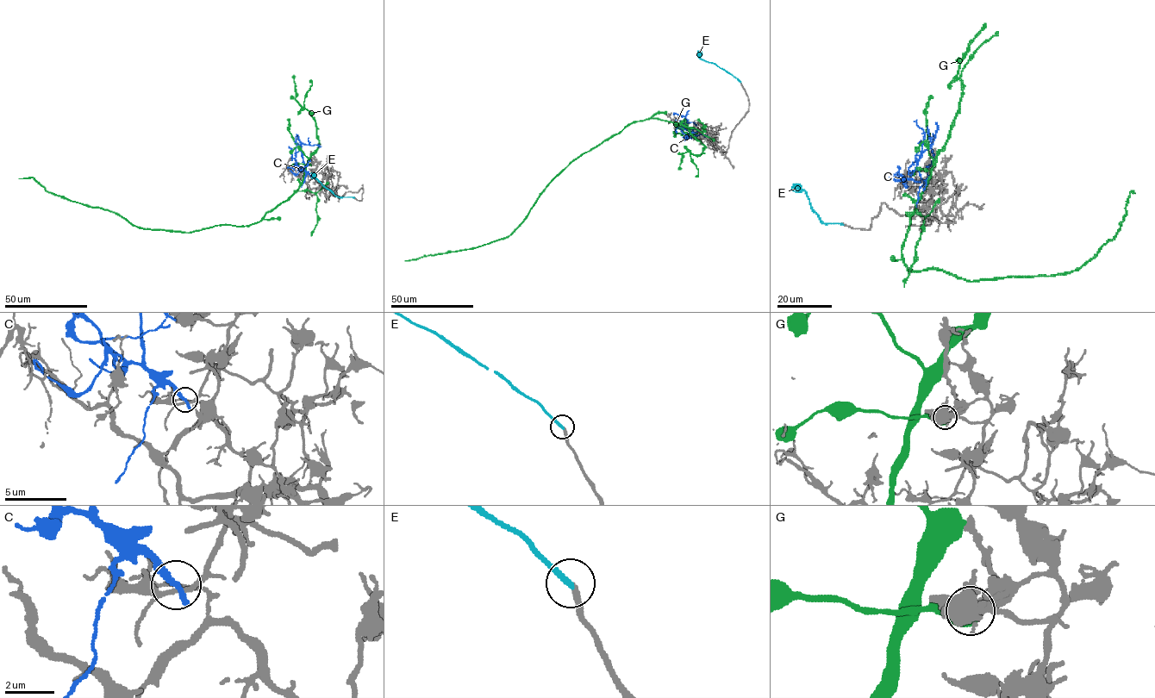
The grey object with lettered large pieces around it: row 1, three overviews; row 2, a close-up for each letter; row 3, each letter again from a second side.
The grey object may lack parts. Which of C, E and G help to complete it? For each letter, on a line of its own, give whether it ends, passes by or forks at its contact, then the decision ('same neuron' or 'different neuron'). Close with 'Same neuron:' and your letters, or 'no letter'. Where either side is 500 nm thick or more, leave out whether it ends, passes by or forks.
C: it ends there; different neuron
E: it ends there; different neuron
G: different neuron
Same neuron: no letter

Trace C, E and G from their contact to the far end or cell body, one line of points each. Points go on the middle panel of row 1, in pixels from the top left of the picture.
C: (696, 132), (687, 138), (707, 135)
E: (740, 81), (713, 63), (702, 59), (697, 50)
G: (697, 133), (692, 135), (679, 124), (655, 118), (629, 123), (572, 160), (508, 236), (404, 261)

